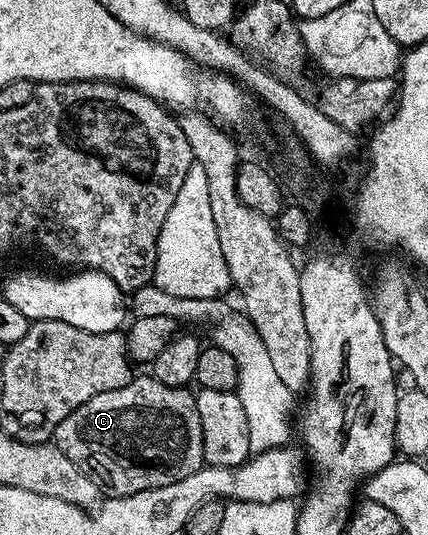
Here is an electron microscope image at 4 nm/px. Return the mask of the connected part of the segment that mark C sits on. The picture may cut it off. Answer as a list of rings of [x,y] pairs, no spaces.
[[[153,375],[146,377],[135,376],[124,387],[116,387],[112,391],[104,391],[100,395],[92,395],[92,399],[88,399],[88,403],[84,403],[80,407],[76,407],[76,411],[72,411],[66,419],[58,424],[53,435],[60,451],[64,451],[64,455],[68,455],[68,459],[72,459],[72,463],[76,463],[76,467],[80,471],[84,471],[84,475],[88,475],[96,482],[99,490],[103,494],[111,497],[127,497],[128,495],[136,495],[140,491],[148,491],[152,487],[168,487],[168,483],[176,483],[180,479],[184,479],[184,475],[192,475],[197,469],[203,468],[204,462],[204,435],[200,431],[200,411],[196,411],[196,396],[186,387],[168,387],[164,383],[160,383]]]

